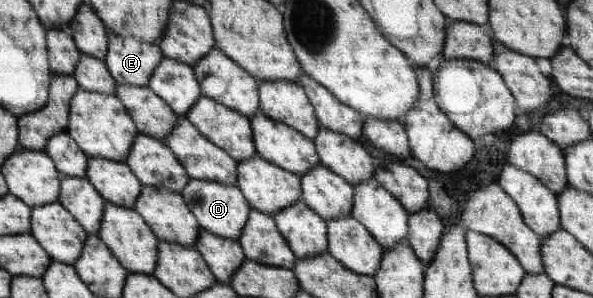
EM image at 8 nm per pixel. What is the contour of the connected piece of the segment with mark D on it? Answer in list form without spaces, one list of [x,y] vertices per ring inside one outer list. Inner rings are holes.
[[[190,179],[180,196],[197,220],[199,228],[220,238],[239,240],[251,208],[236,185],[220,185],[212,181]]]

